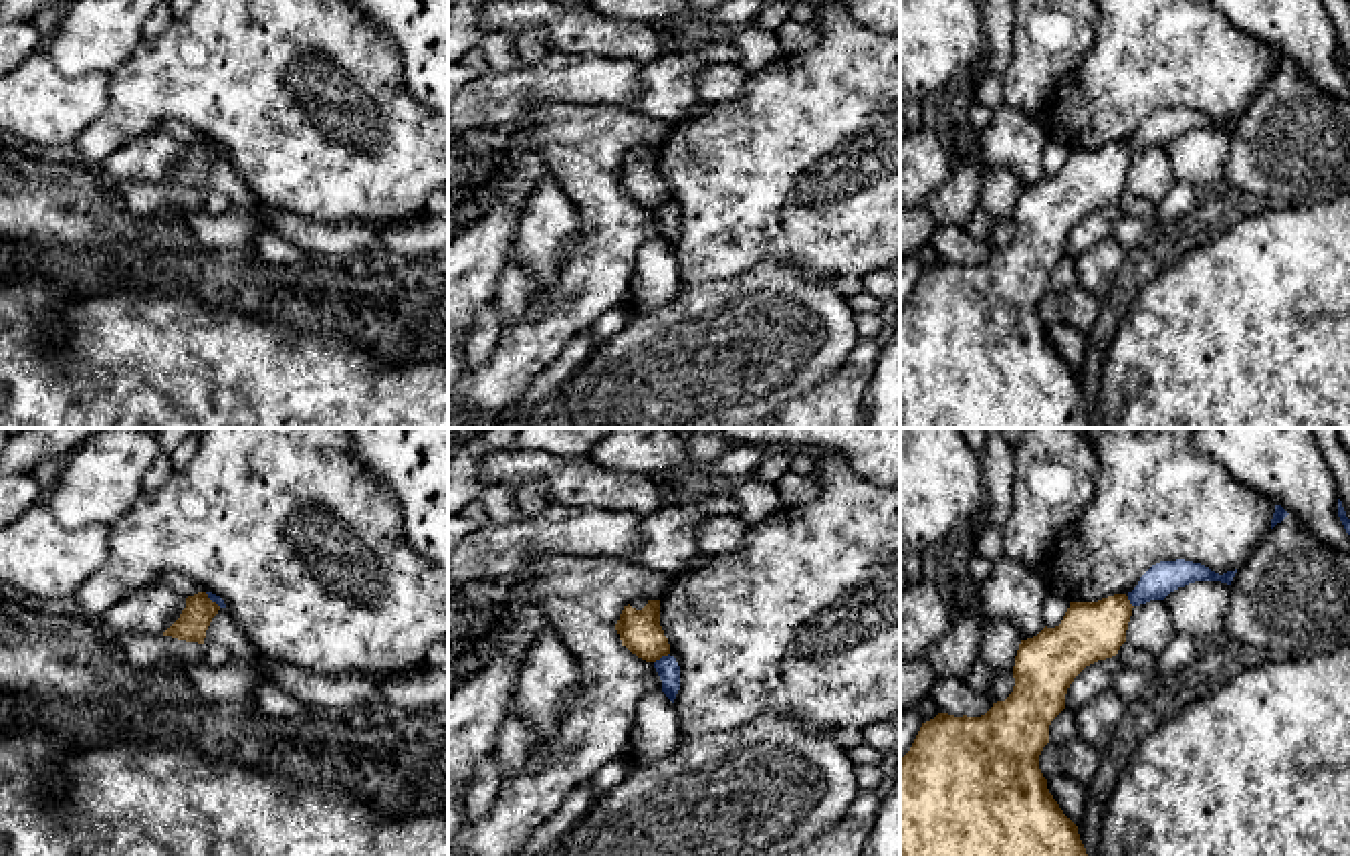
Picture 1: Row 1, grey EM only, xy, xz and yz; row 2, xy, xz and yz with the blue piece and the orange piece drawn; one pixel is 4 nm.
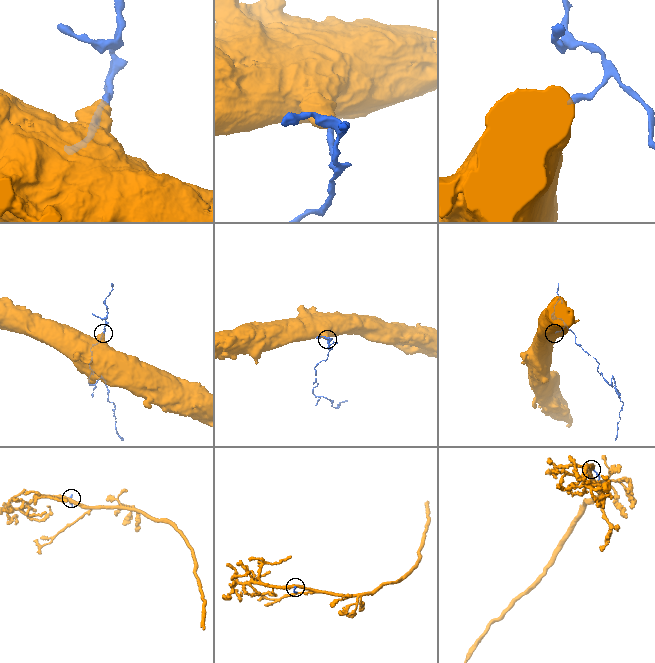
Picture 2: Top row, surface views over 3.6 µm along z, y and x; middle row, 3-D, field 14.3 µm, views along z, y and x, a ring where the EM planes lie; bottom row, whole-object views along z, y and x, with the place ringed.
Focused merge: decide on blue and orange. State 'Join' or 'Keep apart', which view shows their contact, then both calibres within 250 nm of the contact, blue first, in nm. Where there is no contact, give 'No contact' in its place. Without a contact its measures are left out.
Keep apart. Touches blue in xz. Thickness 90 nm (blue) against 170 nm

